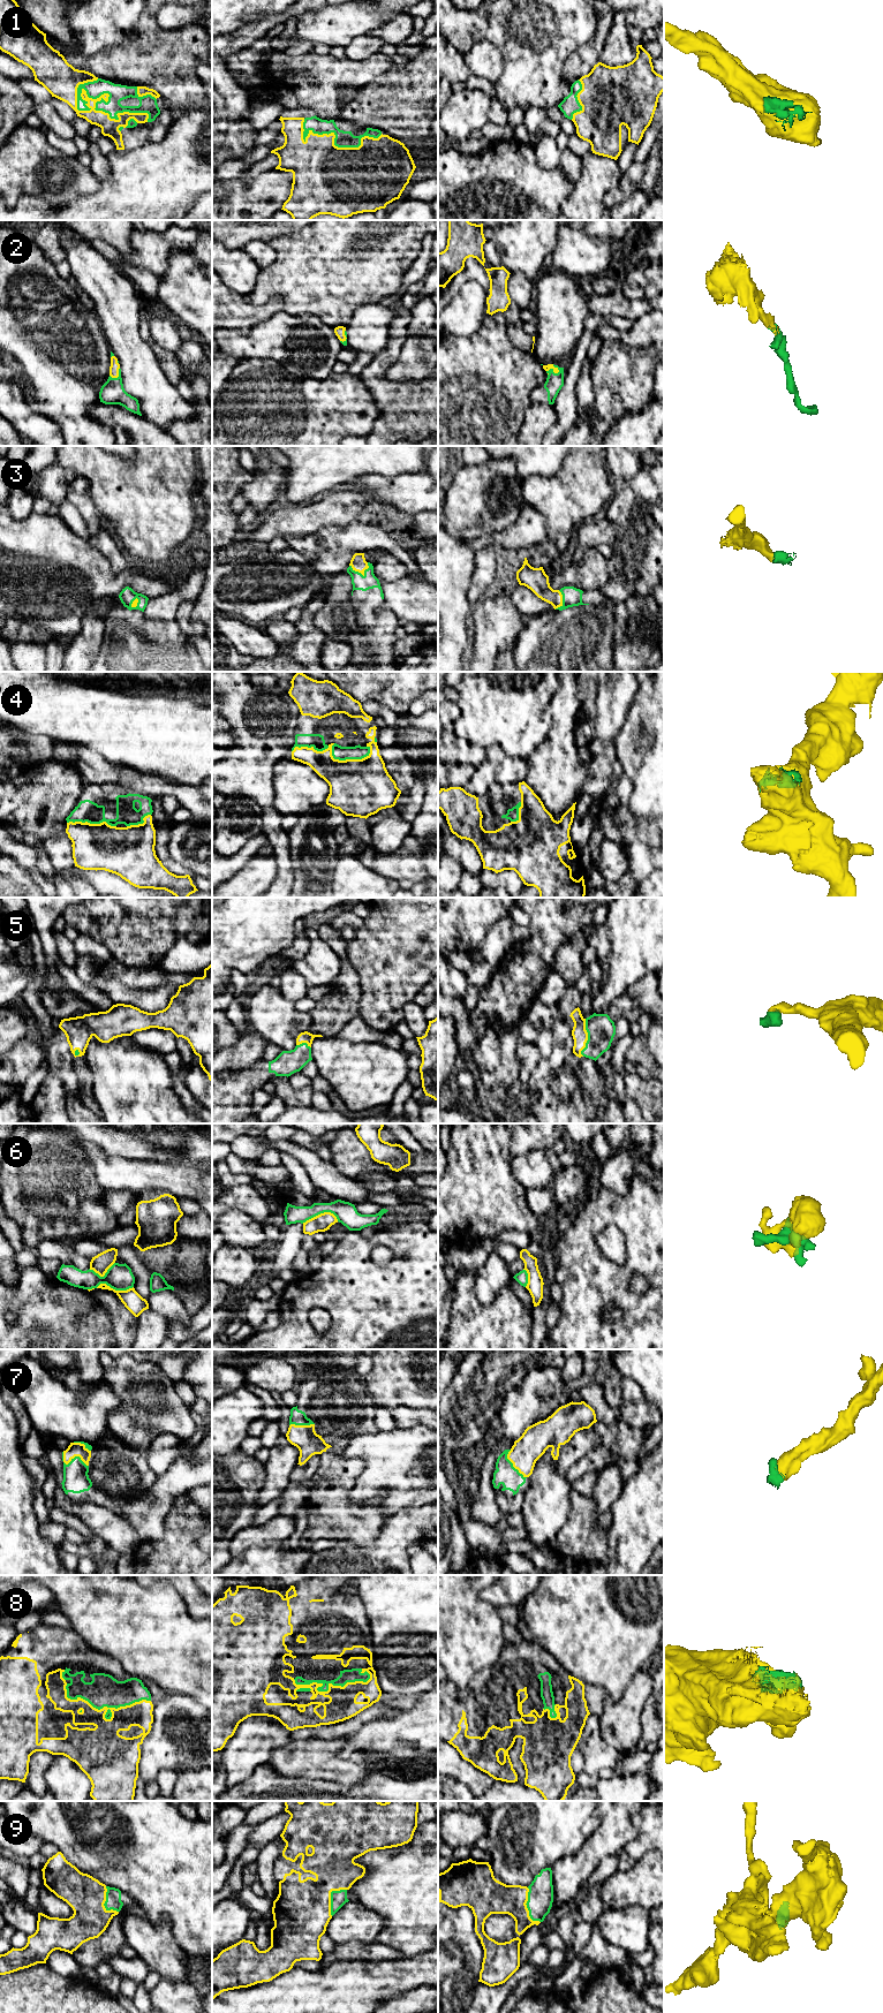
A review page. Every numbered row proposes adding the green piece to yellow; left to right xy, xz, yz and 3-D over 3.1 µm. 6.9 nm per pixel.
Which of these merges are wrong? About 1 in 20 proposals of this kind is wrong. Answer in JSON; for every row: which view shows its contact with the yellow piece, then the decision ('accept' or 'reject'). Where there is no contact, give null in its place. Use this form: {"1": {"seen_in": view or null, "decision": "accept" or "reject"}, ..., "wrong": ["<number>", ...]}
{"1": {"seen_in": "xy", "decision": "accept"}, "2": {"seen_in": "yz", "decision": "accept"}, "3": {"seen_in": "xz", "decision": "accept"}, "4": {"seen_in": "xz", "decision": "accept"}, "5": {"seen_in": "yz", "decision": "accept"}, "6": {"seen_in": "xz", "decision": "reject"}, "7": {"seen_in": "xy", "decision": "accept"}, "8": {"seen_in": "xy", "decision": "accept"}, "9": {"seen_in": "yz", "decision": "accept"}, "wrong": ["6"]}

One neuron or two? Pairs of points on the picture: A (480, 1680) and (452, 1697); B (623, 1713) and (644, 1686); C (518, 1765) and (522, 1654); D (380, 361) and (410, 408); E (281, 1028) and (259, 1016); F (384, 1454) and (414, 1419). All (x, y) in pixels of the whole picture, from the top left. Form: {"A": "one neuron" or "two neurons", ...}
{"A": "one neuron", "B": "one neuron", "C": "one neuron", "D": "one neuron", "E": "one neuron", "F": "two neurons"}

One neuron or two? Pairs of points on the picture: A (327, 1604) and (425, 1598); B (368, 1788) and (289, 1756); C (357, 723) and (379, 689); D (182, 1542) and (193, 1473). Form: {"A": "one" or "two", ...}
{"A": "two", "B": "two", "C": "two", "D": "two"}

